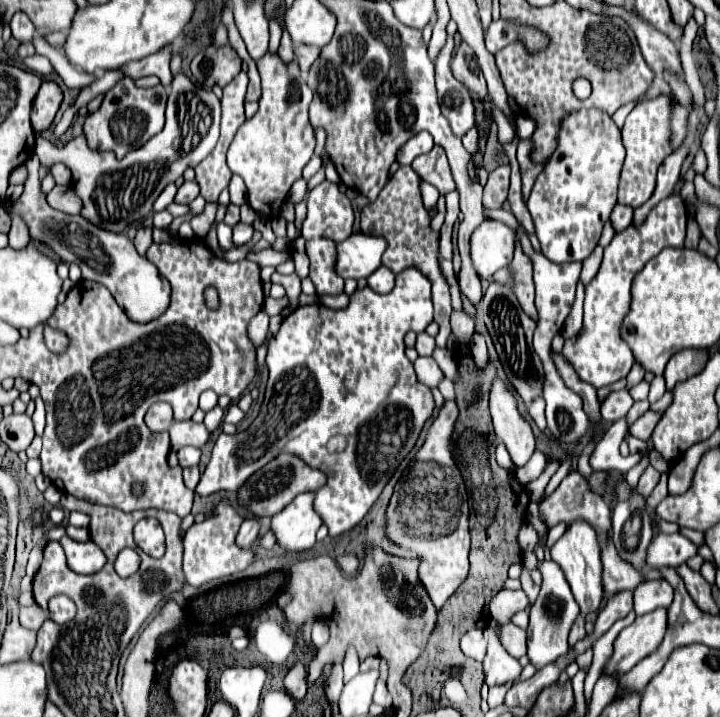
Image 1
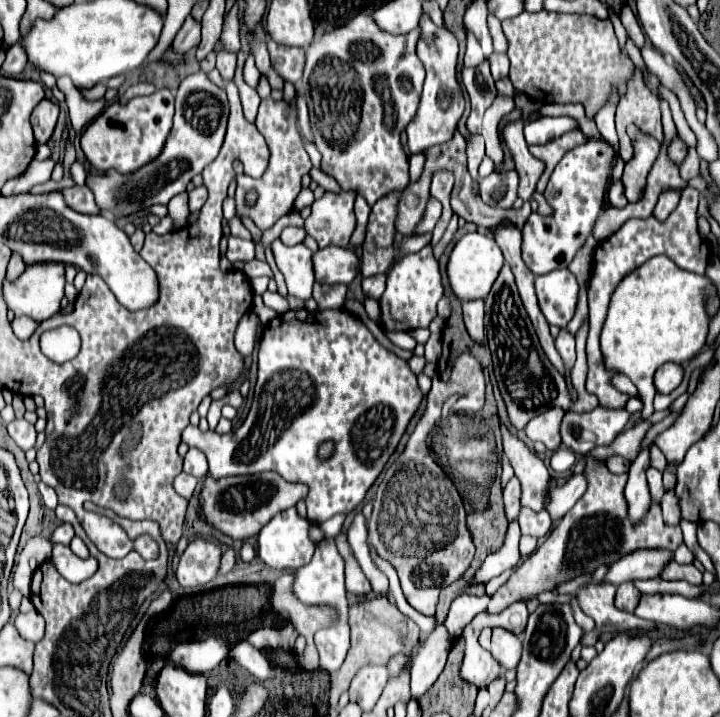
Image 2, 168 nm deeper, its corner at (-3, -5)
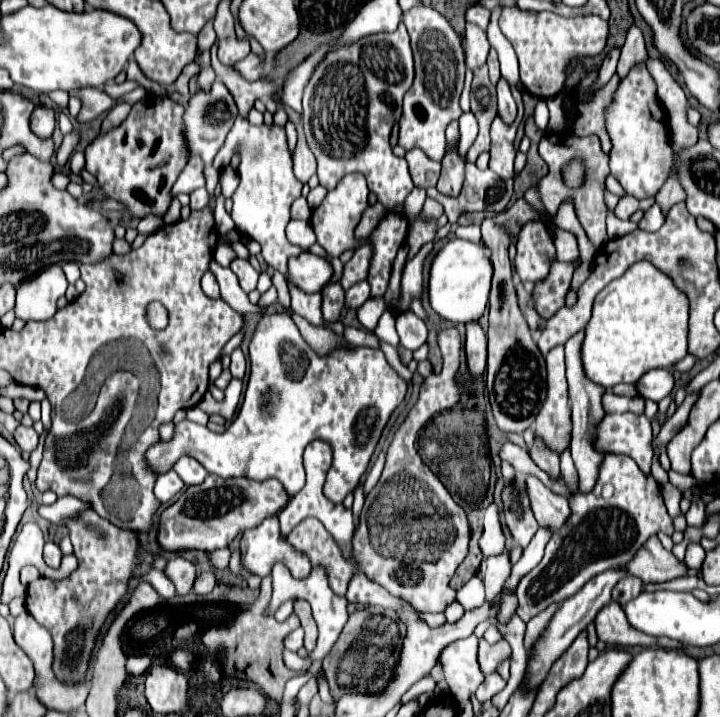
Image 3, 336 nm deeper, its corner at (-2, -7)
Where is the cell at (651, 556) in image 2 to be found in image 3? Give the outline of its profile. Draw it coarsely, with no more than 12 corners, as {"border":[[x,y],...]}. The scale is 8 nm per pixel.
{"border":[[628,571],[590,579],[562,603],[538,639],[530,685],[544,681],[552,663],[594,621]]}

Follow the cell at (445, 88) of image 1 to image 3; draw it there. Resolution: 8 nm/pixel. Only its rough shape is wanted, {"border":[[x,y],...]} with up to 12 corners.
{"border":[[430,7],[404,13],[416,79],[398,145],[446,153],[462,115],[462,41]]}

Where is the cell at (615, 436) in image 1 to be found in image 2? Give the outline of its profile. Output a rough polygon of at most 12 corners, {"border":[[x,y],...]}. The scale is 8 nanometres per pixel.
{"border":[[571,475],[551,487],[551,523],[559,521],[583,495],[587,481]]}

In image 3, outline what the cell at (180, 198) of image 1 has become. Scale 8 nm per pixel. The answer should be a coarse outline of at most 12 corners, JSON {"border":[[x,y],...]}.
{"border":[[206,187],[190,193],[190,209],[204,209],[210,201]]}

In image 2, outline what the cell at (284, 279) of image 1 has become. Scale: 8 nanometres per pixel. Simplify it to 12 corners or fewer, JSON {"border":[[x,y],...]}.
{"border":[[253,259],[243,270],[249,280],[258,276],[273,278],[266,261]]}

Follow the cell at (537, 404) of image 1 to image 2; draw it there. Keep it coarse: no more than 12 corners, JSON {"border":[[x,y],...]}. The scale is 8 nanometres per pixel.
{"border":[[559,407],[533,417],[525,435],[549,451],[561,447]]}

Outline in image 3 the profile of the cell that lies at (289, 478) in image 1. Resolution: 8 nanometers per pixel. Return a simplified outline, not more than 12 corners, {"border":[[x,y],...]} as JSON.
{"border":[[208,475],[168,509],[168,551],[224,549],[278,515],[278,479]]}

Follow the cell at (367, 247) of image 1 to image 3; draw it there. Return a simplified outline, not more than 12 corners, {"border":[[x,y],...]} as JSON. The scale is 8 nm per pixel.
{"border":[[304,251],[288,261],[294,285],[316,293],[334,269],[326,257]]}

